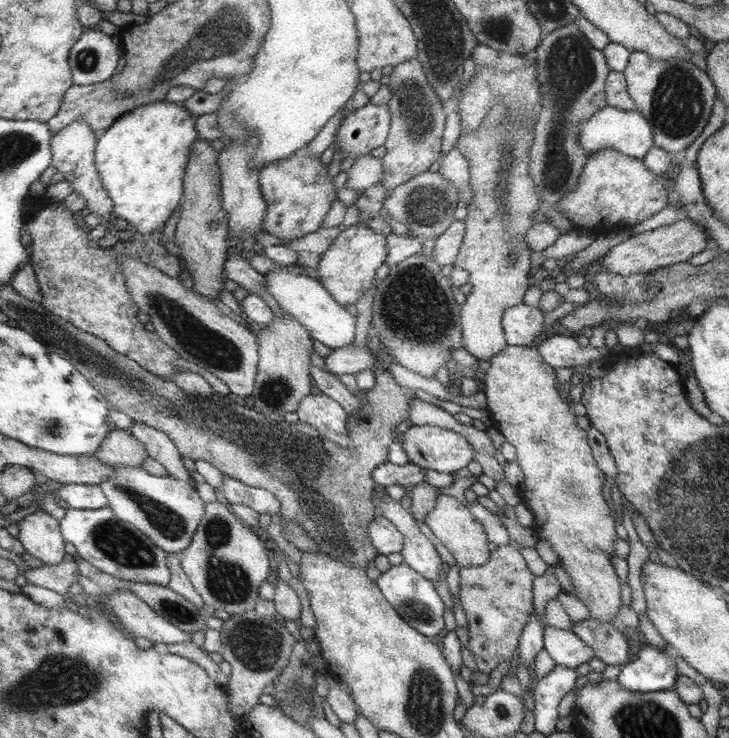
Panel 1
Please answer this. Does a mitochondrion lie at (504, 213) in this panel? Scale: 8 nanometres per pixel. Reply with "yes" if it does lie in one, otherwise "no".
yes

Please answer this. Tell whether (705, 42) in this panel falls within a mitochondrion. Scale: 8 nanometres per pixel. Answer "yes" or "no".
no

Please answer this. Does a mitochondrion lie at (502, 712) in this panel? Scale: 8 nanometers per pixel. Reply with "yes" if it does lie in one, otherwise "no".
yes

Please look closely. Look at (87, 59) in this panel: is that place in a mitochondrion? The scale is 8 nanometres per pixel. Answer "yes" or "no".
yes

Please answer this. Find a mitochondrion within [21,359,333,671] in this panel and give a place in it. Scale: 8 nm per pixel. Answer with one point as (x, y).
(122, 545)

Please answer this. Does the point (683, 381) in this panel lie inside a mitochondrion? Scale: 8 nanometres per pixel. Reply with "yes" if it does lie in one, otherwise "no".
no

